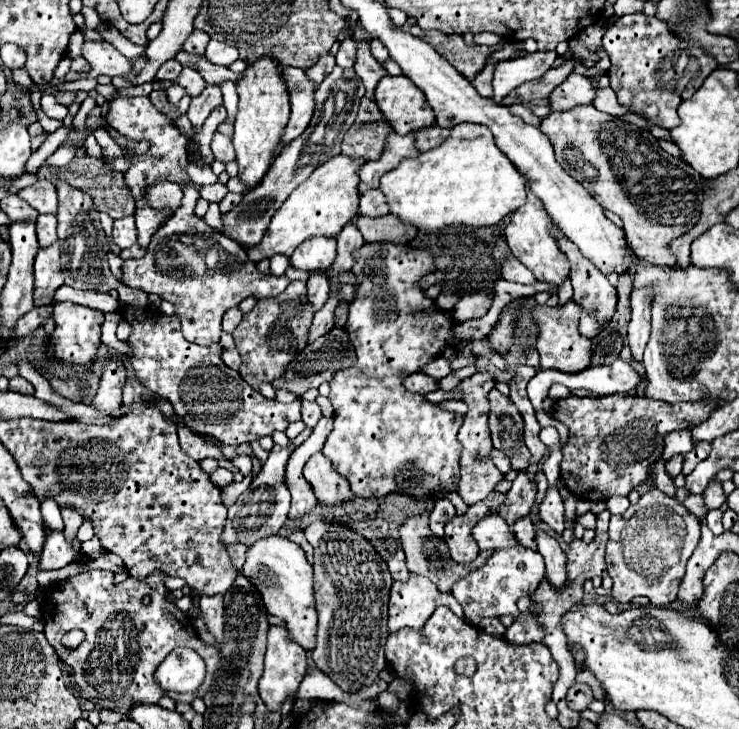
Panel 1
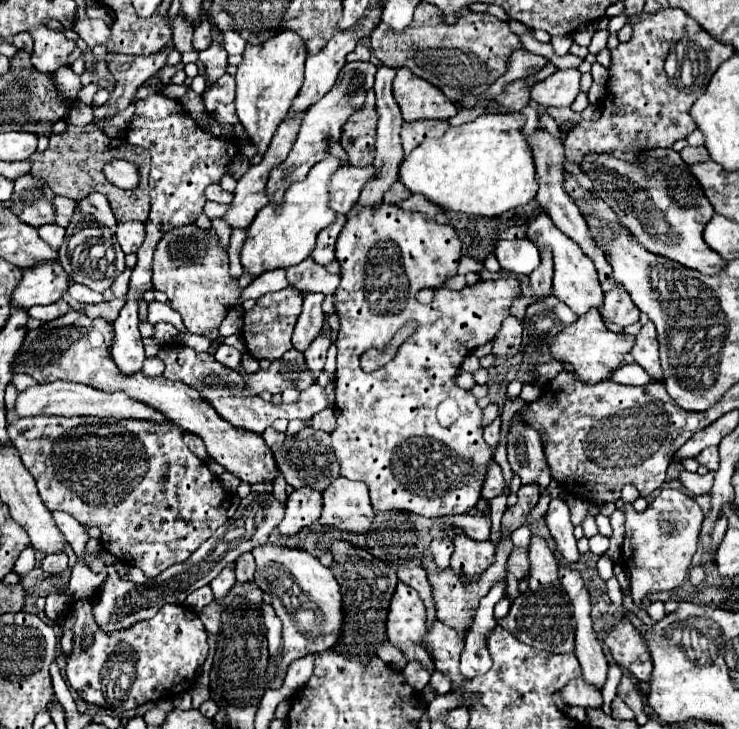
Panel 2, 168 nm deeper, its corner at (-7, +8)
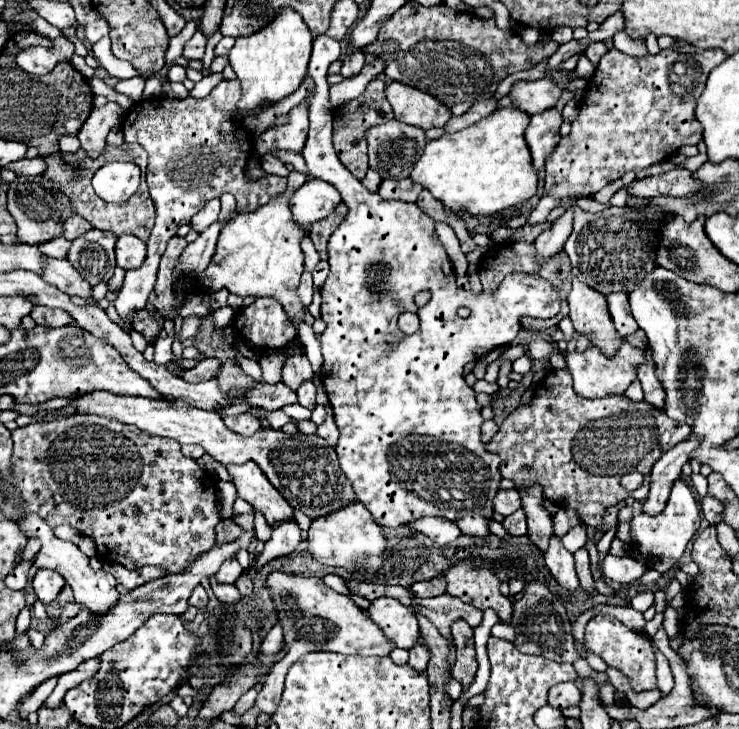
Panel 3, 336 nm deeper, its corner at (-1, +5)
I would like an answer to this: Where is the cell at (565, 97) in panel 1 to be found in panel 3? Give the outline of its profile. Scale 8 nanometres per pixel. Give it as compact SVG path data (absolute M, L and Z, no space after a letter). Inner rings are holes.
M549 76L533 82L517 82L511 88L511 98L515 106L527 114L539 114L553 108L561 94L563 88L557 86Z

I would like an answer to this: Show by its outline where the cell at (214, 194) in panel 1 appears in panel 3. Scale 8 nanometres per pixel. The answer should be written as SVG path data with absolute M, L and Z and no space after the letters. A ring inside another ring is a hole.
M213 198L213 200L205 202L205 206L191 218L191 226L193 226L193 230L201 232L209 224L213 224L217 218L219 218L219 198Z

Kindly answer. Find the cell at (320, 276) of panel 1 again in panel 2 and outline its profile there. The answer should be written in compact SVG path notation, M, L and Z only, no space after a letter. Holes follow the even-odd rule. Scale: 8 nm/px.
M307 293L305 301L303 301L303 311L301 317L297 319L295 325L295 333L291 337L293 349L297 351L305 351L311 341L319 335L321 327L323 327L323 311L321 311L321 303L325 297L321 297L321 293Z

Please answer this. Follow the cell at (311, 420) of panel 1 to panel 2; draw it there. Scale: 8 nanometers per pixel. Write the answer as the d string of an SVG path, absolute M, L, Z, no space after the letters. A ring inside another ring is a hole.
M325 409L325 411L317 413L311 421L313 421L313 427L315 427L315 429L323 429L323 431L327 431L327 433L333 433L335 427L337 427L333 409Z

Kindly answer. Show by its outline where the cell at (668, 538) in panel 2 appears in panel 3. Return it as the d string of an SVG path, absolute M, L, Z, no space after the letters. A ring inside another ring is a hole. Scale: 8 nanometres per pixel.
M677 480L671 488L671 496L665 510L659 516L635 516L631 520L631 558L645 564L651 558L671 558L679 562L685 546L699 528L699 506L685 482Z

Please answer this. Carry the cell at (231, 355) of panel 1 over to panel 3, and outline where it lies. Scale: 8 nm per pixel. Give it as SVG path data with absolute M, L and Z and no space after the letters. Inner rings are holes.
M205 358L205 360L201 360L195 368L187 370L187 372L183 374L183 380L187 380L187 382L203 382L203 380L215 378L217 374L219 374L219 360L215 360L215 358Z

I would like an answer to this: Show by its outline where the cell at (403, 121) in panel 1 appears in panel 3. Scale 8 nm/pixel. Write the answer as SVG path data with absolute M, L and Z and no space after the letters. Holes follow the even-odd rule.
M391 82L387 86L387 100L393 106L395 120L419 126L423 130L445 126L453 116L445 104L441 104L427 92L405 86L401 82Z

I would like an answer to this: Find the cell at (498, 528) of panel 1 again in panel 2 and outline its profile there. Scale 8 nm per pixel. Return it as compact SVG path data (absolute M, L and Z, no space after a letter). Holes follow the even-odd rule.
M471 513L441 517L441 525L461 529L461 531L465 531L467 537L471 537L475 541L489 539L489 529L491 529L491 523L489 523L487 515L471 515Z

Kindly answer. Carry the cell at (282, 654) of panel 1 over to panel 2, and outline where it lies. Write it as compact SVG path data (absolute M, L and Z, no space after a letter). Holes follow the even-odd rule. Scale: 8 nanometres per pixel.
M261 603L261 613L265 619L265 627L267 627L269 653L271 653L271 657L277 657L281 651L281 621L269 603Z

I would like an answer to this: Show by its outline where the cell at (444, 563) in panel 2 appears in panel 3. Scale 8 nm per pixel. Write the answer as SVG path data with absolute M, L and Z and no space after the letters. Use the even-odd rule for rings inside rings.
M437 574L435 578L431 580L423 580L423 582L415 582L411 586L413 594L419 596L419 598L431 598L431 596L439 596L439 594L445 594L445 576L443 574Z

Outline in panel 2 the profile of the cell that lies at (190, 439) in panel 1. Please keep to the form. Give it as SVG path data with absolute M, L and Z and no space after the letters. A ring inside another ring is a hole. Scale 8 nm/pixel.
M185 433L185 443L187 443L187 447L189 447L195 455L199 455L203 461L207 461L207 459L209 459L209 457L207 457L205 443L203 443L197 435L193 435L193 433Z

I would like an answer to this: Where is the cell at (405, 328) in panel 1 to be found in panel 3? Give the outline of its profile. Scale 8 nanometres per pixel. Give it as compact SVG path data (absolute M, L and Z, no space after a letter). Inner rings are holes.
M321 34L319 38L313 40L313 54L311 54L311 62L309 62L309 76L315 80L317 90L315 90L315 96L313 96L311 104L309 104L309 122L311 124L309 124L309 136L307 136L307 142L305 142L305 148L303 148L303 158L307 162L309 174L315 176L315 178L325 180L329 184L333 184L339 190L339 194L341 194L341 198L343 198L343 202L347 204L347 210L349 210L345 220L339 224L339 228L329 238L327 252L329 252L331 272L329 272L329 276L327 276L327 280L325 280L325 284L321 288L321 296L323 296L321 318L327 322L327 328L321 334L321 348L323 348L323 358L325 358L321 378L323 378L323 386L325 386L325 392L327 392L331 408L333 408L335 424L339 428L339 440L337 440L335 452L339 456L339 464L341 464L343 474L347 476L347 480L355 488L357 500L361 500L369 508L369 512L371 512L371 516L373 516L373 520L377 524L397 528L401 524L409 524L411 520L417 520L417 518L423 518L423 516L441 516L441 518L457 522L457 526L461 528L463 534L469 534L469 536L487 536L489 534L487 522L493 516L493 498L495 498L495 492L499 490L499 480L501 480L501 474L499 474L499 456L487 452L483 442L481 442L481 424L483 424L481 406L475 402L473 388L469 388L465 384L465 380L463 380L463 368L465 368L467 362L479 360L481 356L485 356L493 348L511 344L513 338L519 332L519 320L523 316L533 316L533 318L543 318L543 320L545 318L553 318L559 312L559 294L557 294L557 290L547 280L543 280L539 276L519 274L519 272L505 276L503 284L495 292L473 292L473 290L457 288L453 264L451 264L449 254L445 252L445 248L439 242L439 236L435 232L435 220L431 216L427 216L417 204L407 204L407 202L399 202L399 200L383 200L379 194L373 194L367 188L363 188L363 184L341 164L341 160L335 154L333 142L331 142L331 122L333 122L333 116L331 116L331 110L329 110L327 68L329 68L331 62L339 60L339 56L341 56L341 42L337 38ZM421 290L429 290L433 296L427 302L427 306L417 308L415 302L413 302L413 296L417 292L421 292ZM403 312L413 312L421 320L419 330L415 334L411 334L411 336L401 336L401 332L397 328L397 318Z

